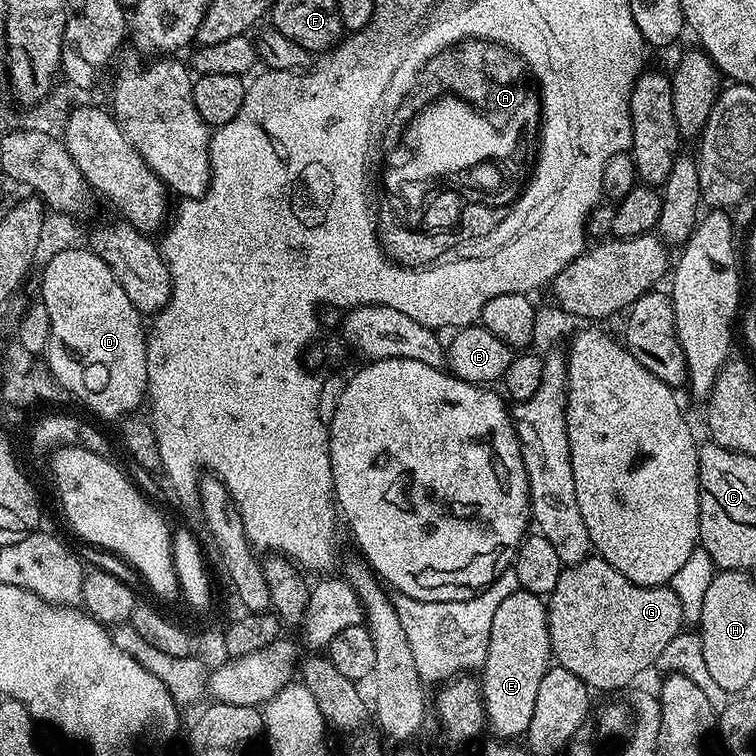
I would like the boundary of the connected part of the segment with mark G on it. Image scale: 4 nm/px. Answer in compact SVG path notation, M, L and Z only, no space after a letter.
M599 554L589 555L588 559L569 564L558 578L558 586L554 586L552 595L547 597L548 633L555 663L561 668L570 670L570 674L578 674L589 689L600 692L616 692L627 684L632 684L648 667L655 665L662 650L685 627L682 614L682 602L678 602L678 594L670 586L647 588L630 582L610 562L606 562Z

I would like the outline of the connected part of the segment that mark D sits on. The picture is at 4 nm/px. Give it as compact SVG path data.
M87 247L78 249L63 250L60 254L54 254L47 257L44 273L40 276L40 296L39 299L44 304L46 311L49 315L49 336L47 338L46 349L46 363L52 377L63 386L65 393L77 396L86 407L92 412L97 412L104 420L116 420L135 413L136 408L141 403L142 405L146 400L146 393L148 390L148 337L146 335L145 325L140 325L142 321L141 312L135 308L134 303L130 302L130 298L127 297L126 291L119 285L117 278L111 273L110 266L106 264L98 256L98 254L92 252Z

